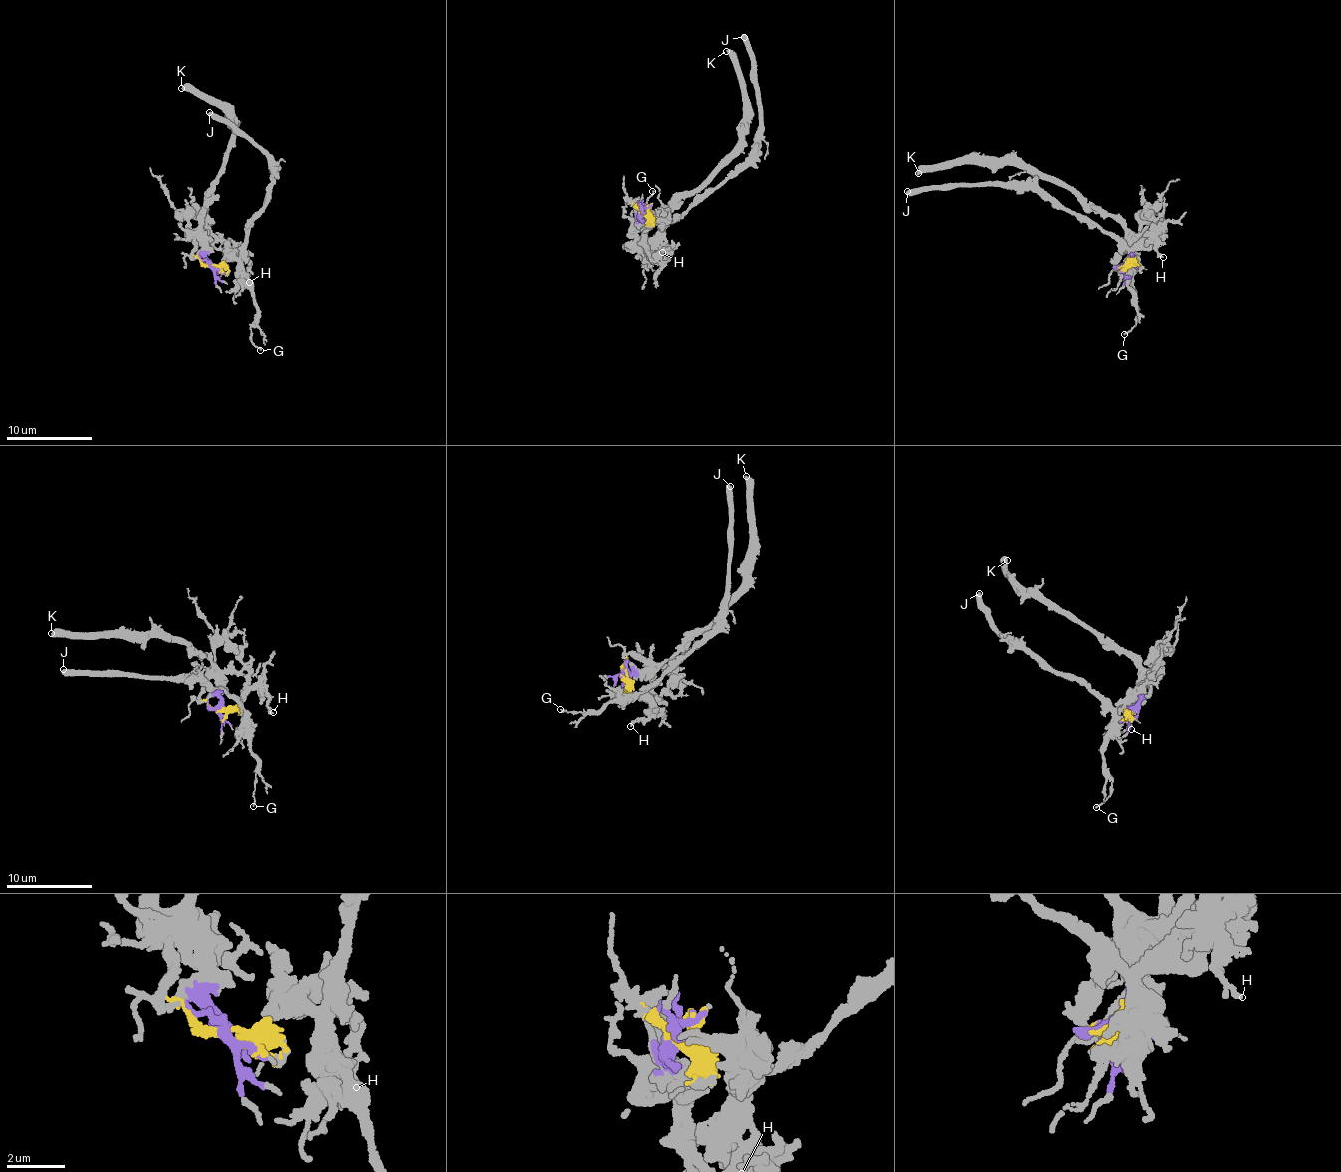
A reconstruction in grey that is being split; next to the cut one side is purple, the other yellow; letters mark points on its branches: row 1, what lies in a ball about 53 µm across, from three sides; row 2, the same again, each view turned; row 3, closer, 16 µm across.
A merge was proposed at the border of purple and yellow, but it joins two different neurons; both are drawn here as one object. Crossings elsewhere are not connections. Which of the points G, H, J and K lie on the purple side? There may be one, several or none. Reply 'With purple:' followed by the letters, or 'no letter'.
With purple: K

